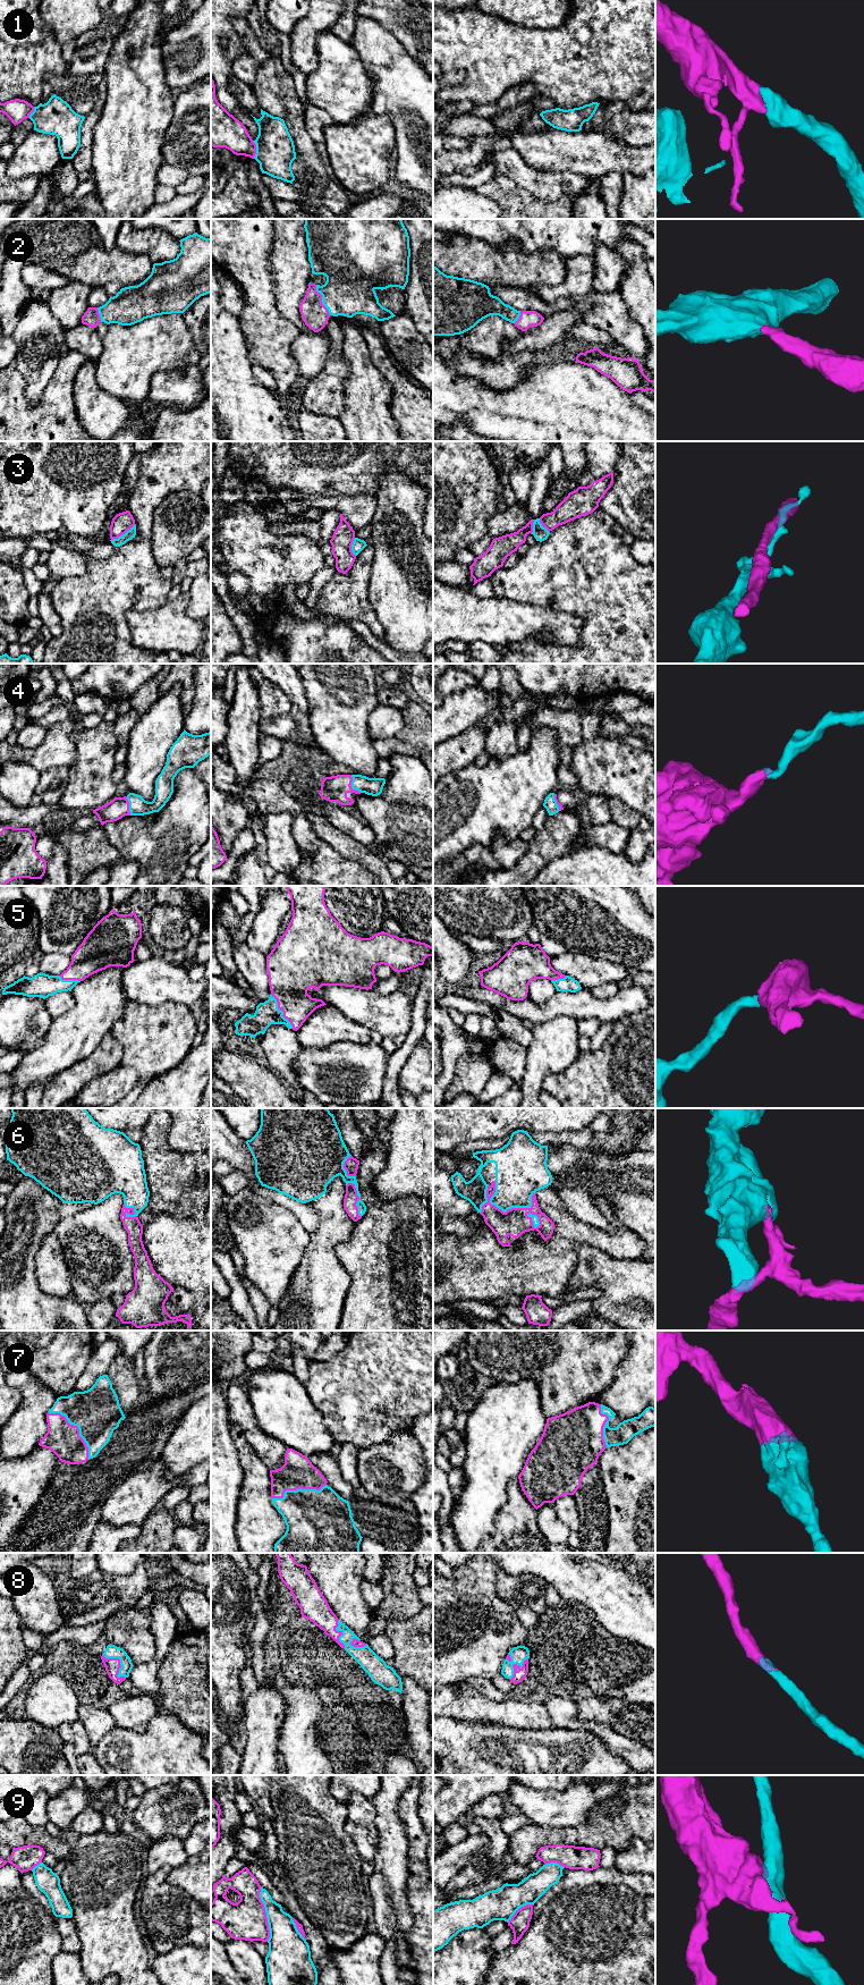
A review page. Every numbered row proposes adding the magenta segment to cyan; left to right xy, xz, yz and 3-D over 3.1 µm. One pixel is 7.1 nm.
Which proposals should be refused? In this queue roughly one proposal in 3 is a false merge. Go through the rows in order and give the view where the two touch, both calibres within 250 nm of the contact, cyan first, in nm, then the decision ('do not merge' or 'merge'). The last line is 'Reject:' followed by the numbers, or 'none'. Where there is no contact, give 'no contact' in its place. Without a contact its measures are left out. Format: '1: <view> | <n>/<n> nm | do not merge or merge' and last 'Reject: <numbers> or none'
1: xz | 280/220 nm | merge
2: xz | 360/190 nm | merge
3: xy | 70/140 nm | do not merge
4: xz | 130/190 nm | merge
5: xz | 170/300 nm | merge
6: yz | 340/200 nm | merge
7: xy | 340/240 nm | merge
8: xy | 100/110 nm | merge
9: xz | 240/280 nm | do not merge
Reject: 3, 9

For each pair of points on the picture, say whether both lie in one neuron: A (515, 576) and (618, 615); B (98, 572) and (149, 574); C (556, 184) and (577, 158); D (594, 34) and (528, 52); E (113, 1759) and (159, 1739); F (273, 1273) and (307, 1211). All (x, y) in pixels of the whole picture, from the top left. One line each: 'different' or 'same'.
A: same
B: same
C: different
D: same
E: same
F: different

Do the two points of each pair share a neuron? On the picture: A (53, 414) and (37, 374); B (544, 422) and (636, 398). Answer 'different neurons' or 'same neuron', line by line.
A: different neurons
B: different neurons

